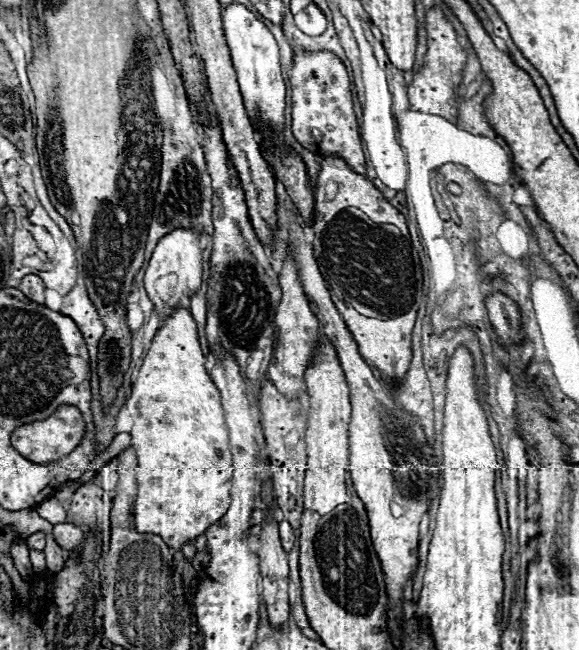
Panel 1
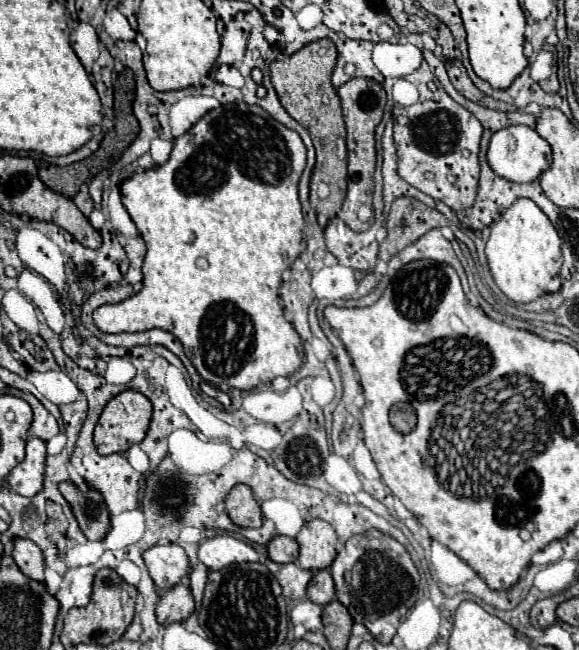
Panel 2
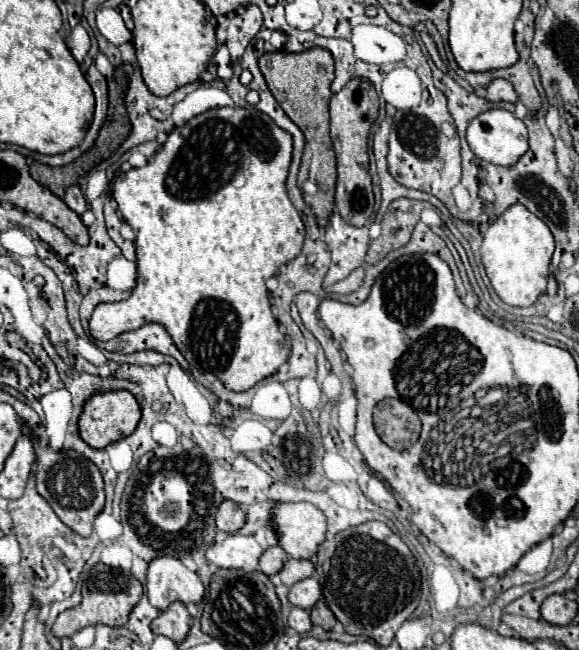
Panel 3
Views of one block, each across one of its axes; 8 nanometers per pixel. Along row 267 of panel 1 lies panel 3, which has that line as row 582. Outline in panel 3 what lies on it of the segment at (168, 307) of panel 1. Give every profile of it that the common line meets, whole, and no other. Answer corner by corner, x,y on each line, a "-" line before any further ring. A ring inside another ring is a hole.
156,558
148,566
148,598
154,608
164,612
172,602
198,604
204,586
196,572
188,570
178,558

